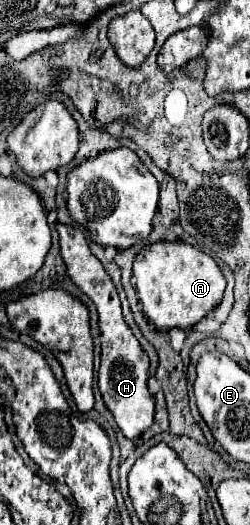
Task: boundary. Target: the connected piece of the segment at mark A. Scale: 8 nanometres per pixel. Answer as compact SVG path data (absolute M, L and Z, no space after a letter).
M159 241L159 243L151 243L145 249L139 251L139 255L133 261L133 275L137 277L135 289L137 289L137 297L143 305L143 313L145 317L157 327L157 331L171 331L171 329L191 329L193 325L197 325L209 311L213 311L221 299L223 299L223 291L225 291L225 277L219 269L219 265L213 261L213 257L201 253L199 249L191 247L189 243L183 241Z

